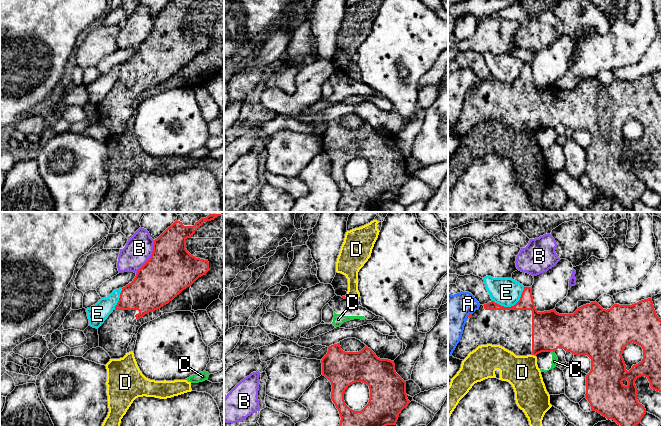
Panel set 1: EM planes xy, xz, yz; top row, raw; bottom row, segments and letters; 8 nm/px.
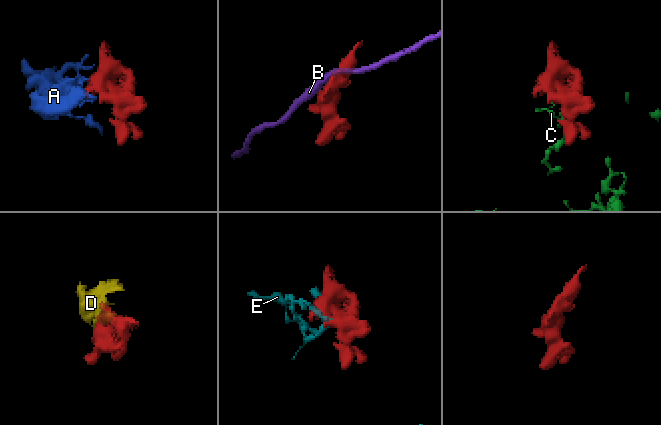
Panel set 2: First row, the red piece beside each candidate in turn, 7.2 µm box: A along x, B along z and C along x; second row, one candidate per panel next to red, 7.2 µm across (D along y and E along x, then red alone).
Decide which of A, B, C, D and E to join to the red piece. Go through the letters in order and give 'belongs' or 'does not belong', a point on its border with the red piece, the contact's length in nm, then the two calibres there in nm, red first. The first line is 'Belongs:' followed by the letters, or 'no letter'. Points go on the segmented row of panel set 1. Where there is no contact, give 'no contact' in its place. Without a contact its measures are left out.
Belongs: no letter
A: does not belong; meets red in yz at (471, 313); contact 70 nm long; 30 nm thick on the red side, 300 nm on the other
B: does not belong; meets red in xy at (150, 257); contact 300 nm long; 380 nm thick on the red side, 220 nm on the other
C: does not belong; meets red in yz at (552, 350); contact 40 nm long; 320 nm thick on the red side, 50 nm on the other
D: does not belong; meets red in xz at (345, 297); contact 40 nm long; 20 nm thick on the red side, 160 nm on the other
E: does not belong; meets red in yz at (511, 306); contact 280 nm long; 130 nm thick on the red side, 220 nm on the other

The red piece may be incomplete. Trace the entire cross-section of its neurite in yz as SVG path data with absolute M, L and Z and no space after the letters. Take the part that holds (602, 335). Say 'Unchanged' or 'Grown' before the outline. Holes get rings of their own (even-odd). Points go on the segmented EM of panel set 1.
Grown. M524 287L520 300L511 307L501 306L494 301L480 305L479 309L469 314L463 334L455 350L454 358L464 360L470 352L481 345L500 345L516 356L537 355L541 352L555 352L563 348L574 355L587 355L591 359L591 370L586 375L586 394L592 411L596 411L607 419L614 420L620 426L635 426L646 414L645 407L637 400L635 381L645 376L653 390L661 392L661 320L657 316L651 298L641 300L632 305L614 304L610 309L603 309L597 302L579 307L573 314L559 314L555 309L538 312L535 308L532 288ZM635 343L643 349L643 359L627 371L622 357L625 347Z

